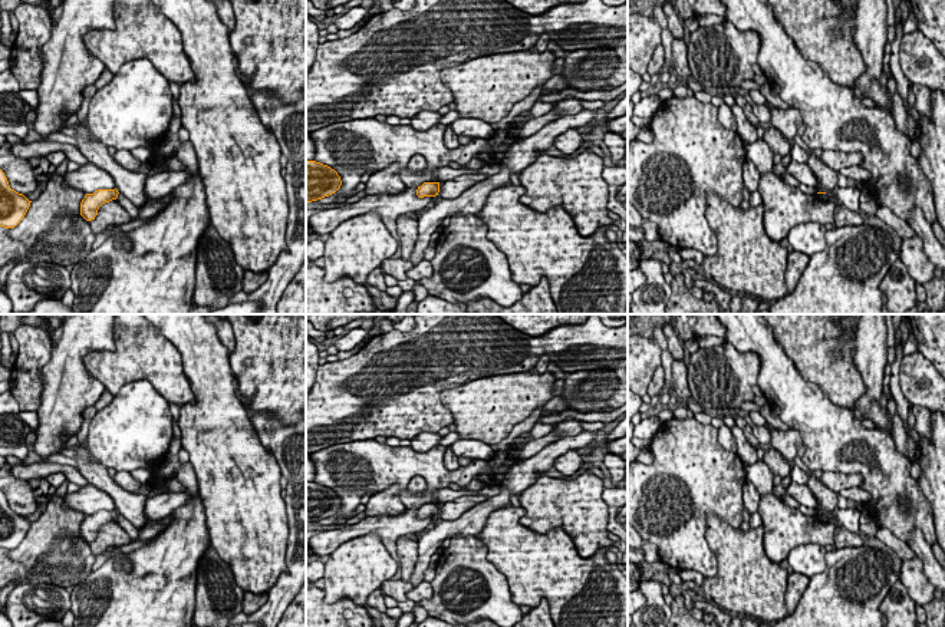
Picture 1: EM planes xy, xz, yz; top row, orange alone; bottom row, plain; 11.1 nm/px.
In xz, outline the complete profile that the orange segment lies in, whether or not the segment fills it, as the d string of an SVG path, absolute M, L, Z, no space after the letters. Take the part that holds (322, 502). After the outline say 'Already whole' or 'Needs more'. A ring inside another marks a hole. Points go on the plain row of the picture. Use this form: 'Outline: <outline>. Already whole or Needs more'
Outline: M306 481L306 524L335 515L342 506L335 491L316 482Z. Already whole

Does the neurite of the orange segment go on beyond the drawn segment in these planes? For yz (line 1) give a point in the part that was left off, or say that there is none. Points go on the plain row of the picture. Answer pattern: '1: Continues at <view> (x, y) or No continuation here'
1: No continuation here

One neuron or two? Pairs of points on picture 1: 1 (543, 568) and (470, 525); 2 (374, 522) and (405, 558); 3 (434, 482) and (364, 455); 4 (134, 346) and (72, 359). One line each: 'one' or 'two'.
1: two
2: two
3: one
4: two

